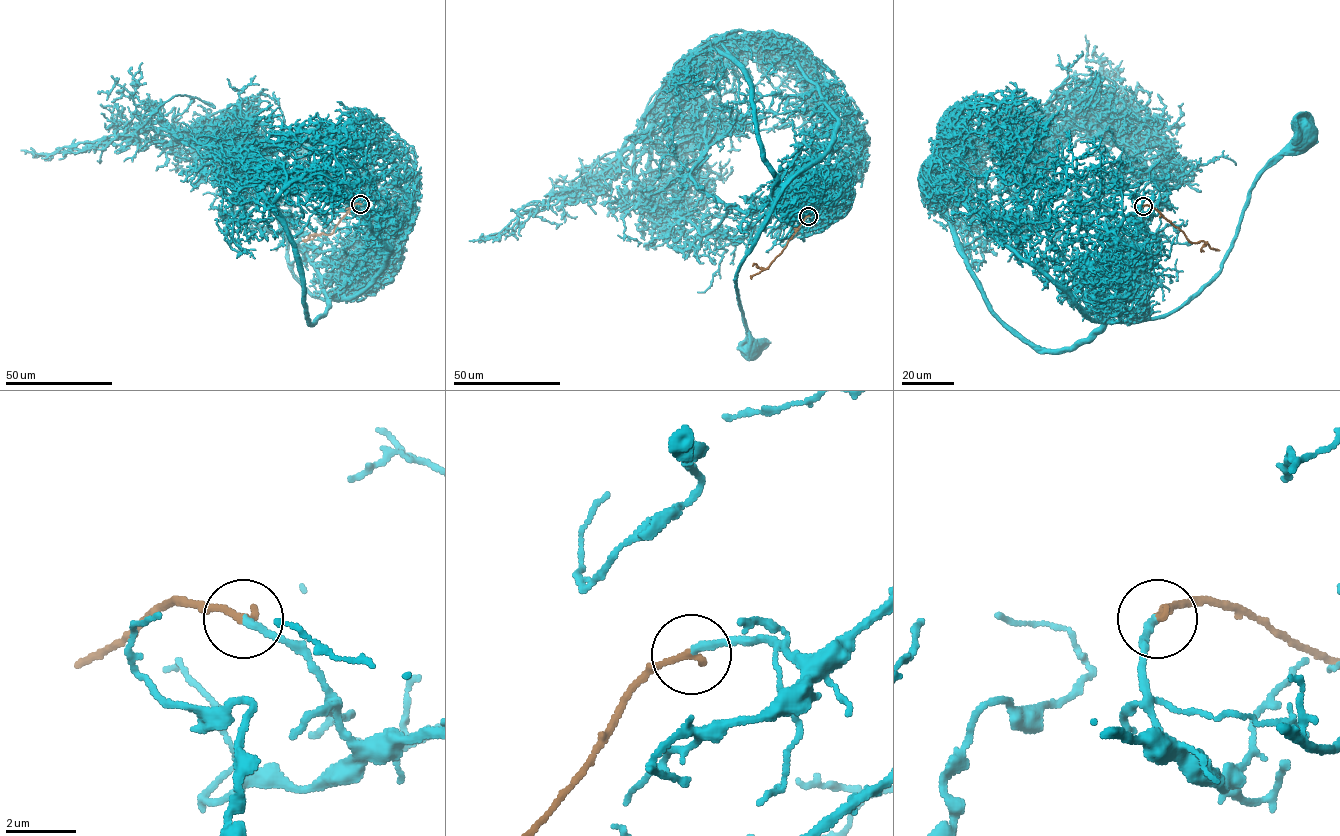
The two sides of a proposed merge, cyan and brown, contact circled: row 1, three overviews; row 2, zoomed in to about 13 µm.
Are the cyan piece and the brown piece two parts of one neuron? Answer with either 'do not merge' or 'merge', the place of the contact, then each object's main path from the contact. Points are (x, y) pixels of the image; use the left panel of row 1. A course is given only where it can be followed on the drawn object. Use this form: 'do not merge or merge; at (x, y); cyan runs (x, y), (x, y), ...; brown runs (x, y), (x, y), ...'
merge; at (360, 204); cyan runs (360, 204), (391, 234), (360, 250), (322, 286), (324, 299), (315, 297), (288, 257), (291, 182), (306, 144); brown runs (360, 204), (352, 206), (331, 234), (321, 233), (302, 240)

